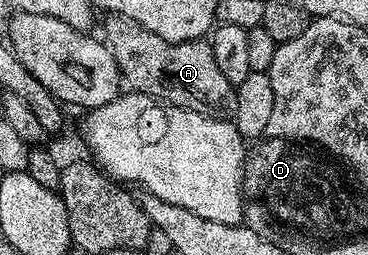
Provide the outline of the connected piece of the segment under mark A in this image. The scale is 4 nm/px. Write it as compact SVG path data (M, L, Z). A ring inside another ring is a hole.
M115 16L105 17L102 28L106 31L104 43L110 53L116 58L119 72L124 74L124 80L133 91L142 92L145 96L153 96L155 100L170 108L187 108L201 116L213 120L230 120L236 110L236 85L224 78L220 66L216 66L216 54L212 54L209 39L189 40L188 42L168 42L160 38L160 34L152 34L152 30L144 30L140 22L132 22L132 18Z

